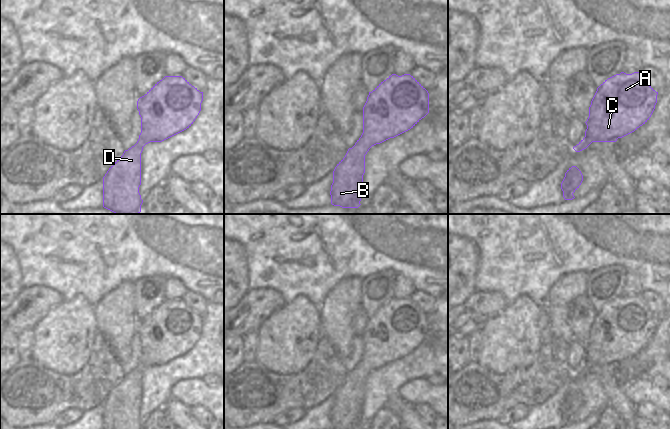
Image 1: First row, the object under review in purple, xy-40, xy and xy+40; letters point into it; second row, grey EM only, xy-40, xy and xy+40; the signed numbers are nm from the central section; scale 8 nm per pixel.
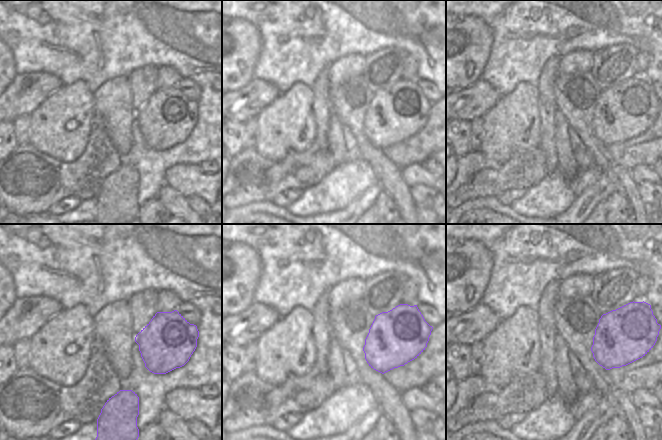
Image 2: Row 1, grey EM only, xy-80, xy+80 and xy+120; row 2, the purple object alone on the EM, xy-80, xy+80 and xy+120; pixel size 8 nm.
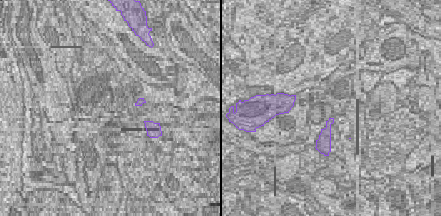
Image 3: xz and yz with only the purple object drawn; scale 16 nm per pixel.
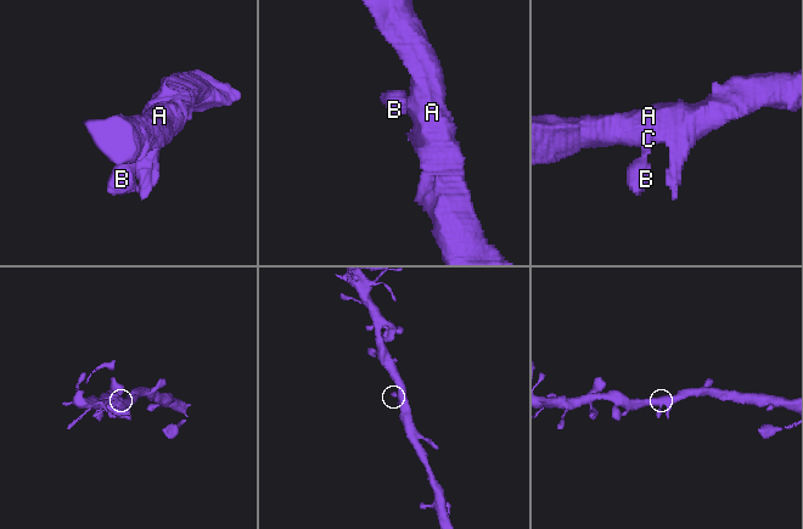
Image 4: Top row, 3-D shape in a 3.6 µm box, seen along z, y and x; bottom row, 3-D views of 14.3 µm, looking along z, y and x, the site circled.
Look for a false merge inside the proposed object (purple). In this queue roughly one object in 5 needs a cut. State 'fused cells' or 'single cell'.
single cell

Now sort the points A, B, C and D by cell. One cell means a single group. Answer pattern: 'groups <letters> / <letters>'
groups A B C D

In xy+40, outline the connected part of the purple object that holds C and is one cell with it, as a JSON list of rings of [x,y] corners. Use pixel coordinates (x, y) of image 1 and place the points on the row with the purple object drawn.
[[[641,72],[608,78],[591,101],[585,137],[573,149],[580,152],[592,142],[616,142],[634,132],[651,117],[657,95]]]

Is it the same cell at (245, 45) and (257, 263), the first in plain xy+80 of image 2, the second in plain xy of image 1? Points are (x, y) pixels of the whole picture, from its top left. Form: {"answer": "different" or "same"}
{"answer": "different"}

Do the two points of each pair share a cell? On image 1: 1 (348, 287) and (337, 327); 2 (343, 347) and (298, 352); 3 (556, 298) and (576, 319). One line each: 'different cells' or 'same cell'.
1: same cell
2: different cells
3: different cells

